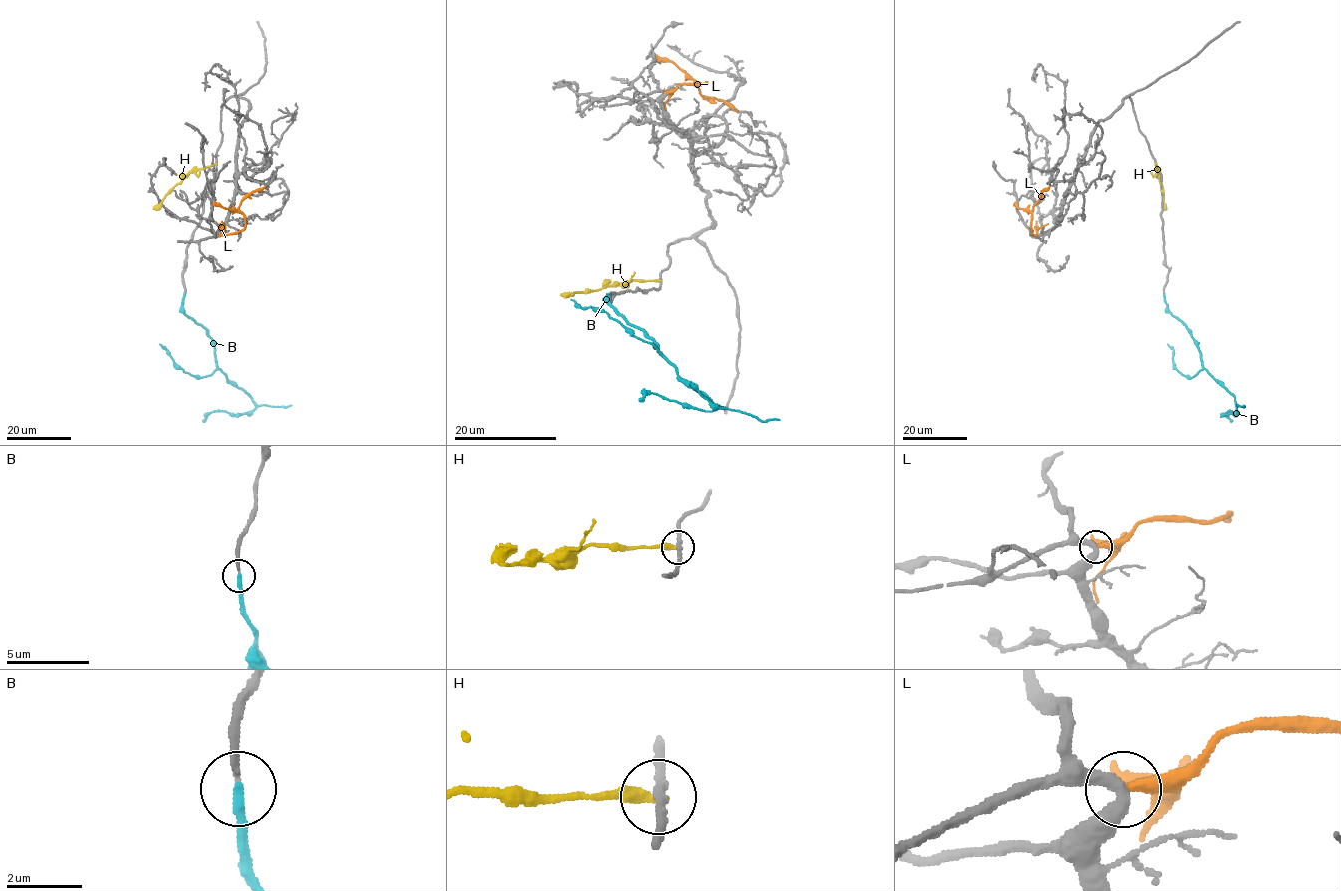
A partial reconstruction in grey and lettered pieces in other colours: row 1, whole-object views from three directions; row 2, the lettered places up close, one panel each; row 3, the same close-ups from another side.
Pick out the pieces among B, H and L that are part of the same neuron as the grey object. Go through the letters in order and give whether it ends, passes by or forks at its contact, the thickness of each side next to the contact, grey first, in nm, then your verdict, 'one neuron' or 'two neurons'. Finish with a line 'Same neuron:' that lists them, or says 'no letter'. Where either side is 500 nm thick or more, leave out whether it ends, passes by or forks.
B: it ends; calibres 180 and 280 nm; one neuron
H: it ends; calibres 200 and 300 nm; two neurons
L: it ends; calibres 360 and 320 nm; two neurons
Same neuron: B

